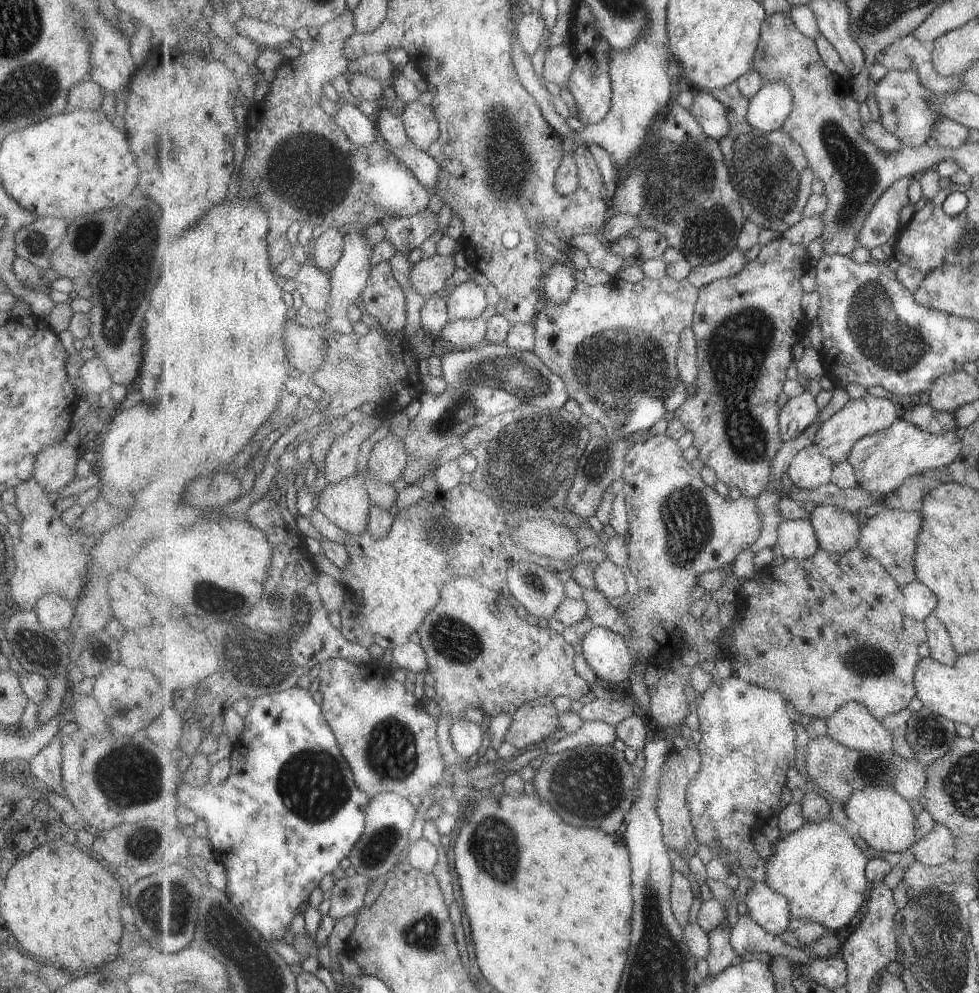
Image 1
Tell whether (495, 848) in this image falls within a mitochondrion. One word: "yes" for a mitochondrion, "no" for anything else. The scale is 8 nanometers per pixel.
yes

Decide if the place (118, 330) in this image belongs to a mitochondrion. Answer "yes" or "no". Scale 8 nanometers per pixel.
yes

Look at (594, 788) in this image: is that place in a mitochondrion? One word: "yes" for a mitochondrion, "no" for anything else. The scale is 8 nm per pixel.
yes

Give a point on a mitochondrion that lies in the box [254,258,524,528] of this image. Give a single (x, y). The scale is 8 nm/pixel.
(449, 421)

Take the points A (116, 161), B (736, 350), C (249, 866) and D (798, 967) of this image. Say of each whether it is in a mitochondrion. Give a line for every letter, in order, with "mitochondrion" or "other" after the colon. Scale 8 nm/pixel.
A: other
B: mitochondrion
C: other
D: other

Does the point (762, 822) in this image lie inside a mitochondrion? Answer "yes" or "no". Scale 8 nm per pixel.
no

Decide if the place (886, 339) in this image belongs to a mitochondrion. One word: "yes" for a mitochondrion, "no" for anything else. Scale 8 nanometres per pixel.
yes

